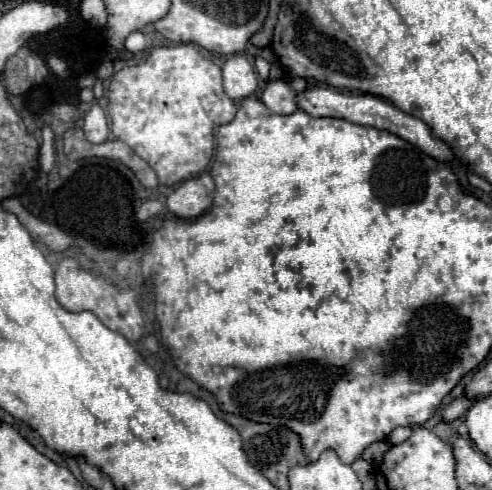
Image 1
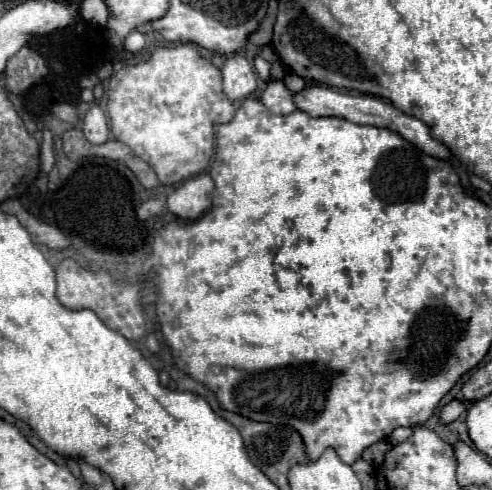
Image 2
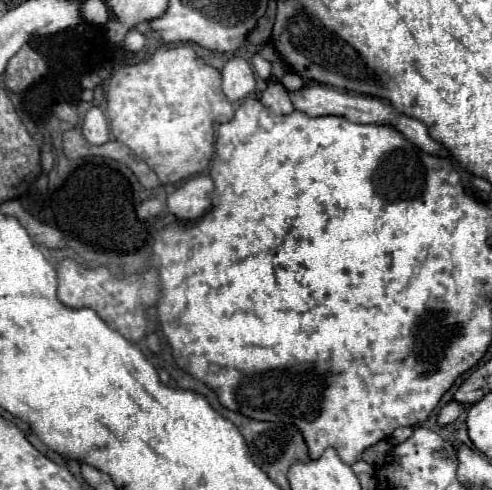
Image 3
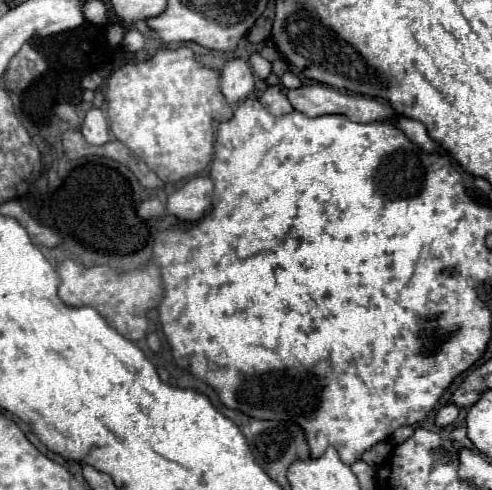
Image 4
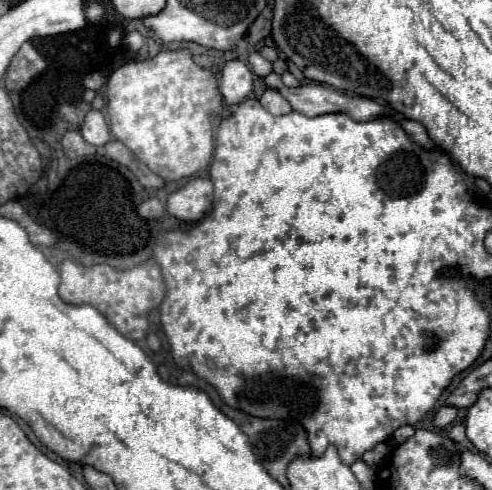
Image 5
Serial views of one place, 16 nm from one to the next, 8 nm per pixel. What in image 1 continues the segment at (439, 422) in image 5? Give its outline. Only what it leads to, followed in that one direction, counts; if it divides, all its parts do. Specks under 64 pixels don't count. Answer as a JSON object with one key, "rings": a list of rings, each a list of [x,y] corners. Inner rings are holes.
{"rings":[[[456,398],[456,400],[452,400],[448,406],[444,406],[444,410],[442,410],[442,422],[452,422],[452,420],[456,420],[456,418],[460,418],[460,414],[464,414],[470,406],[472,406],[472,402],[474,400],[468,400],[468,398]]]}

